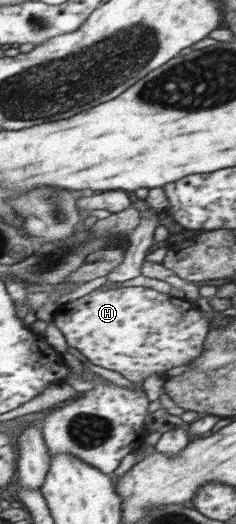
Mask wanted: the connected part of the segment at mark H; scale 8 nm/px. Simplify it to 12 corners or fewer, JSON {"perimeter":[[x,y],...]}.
{"perimeter":[[96,289],[54,323],[93,365],[144,379],[201,355],[195,303]]}

